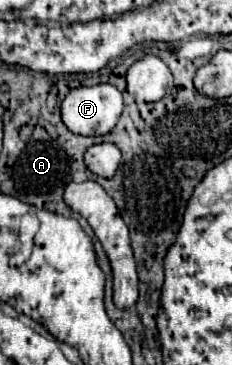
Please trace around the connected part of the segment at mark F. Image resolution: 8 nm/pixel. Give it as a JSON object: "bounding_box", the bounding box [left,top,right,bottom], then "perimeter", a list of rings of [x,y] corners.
{"bounding_box":[62,85,122,135],"perimeter":[[[114,85],[72,89],[62,103],[62,121],[76,135],[106,135],[122,113],[122,93]]]}

